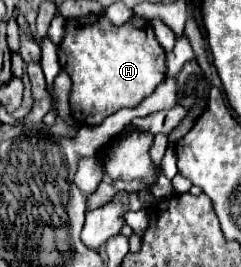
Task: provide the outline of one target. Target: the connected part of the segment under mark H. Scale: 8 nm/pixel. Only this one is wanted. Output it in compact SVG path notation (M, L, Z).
M89 16L67 20L67 34L59 46L59 64L65 70L65 62L67 62L67 74L71 76L73 82L71 96L69 96L73 118L81 126L97 126L103 122L103 118L115 114L123 106L127 108L139 106L165 80L165 70L167 70L165 60L167 54L157 42L151 22L141 16L133 16L129 22L121 26L113 26L103 16L95 18L93 22L89 22Z

